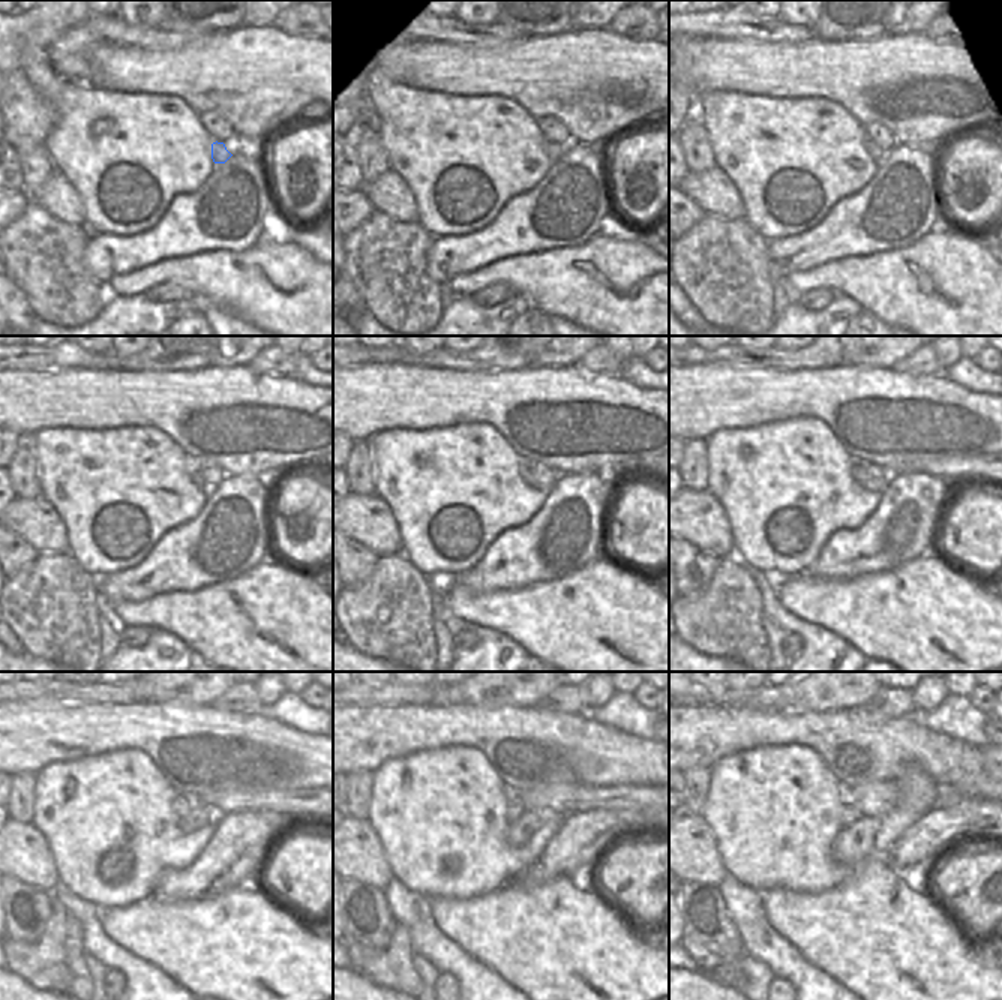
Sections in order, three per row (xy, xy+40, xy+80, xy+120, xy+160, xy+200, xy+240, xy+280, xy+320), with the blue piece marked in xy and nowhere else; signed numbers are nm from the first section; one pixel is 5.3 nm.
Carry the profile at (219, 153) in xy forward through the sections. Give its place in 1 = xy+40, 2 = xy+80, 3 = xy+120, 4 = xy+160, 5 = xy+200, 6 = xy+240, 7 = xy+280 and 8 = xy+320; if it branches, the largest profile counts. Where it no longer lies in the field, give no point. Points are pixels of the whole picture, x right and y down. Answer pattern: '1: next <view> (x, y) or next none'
1: next xy+40 (555, 150)
2: next xy+80 (878, 155)
3: next xy+120 (191, 464)
4: next xy+160 (524, 465)
5: next xy+200 (858, 467)
6: next xy+240 (182, 804)
7: next xy+280 (513, 805)
8: next xy+320 (849, 813)

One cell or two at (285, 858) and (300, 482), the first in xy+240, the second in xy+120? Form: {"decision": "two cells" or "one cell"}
{"decision": "one cell"}

